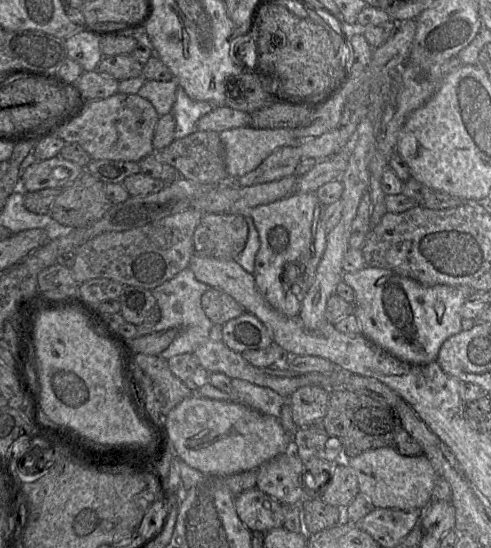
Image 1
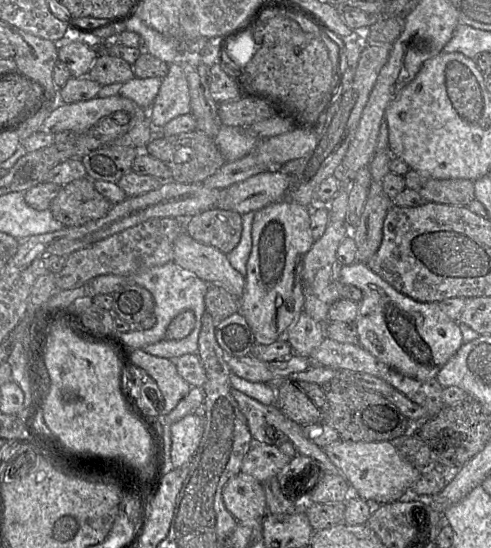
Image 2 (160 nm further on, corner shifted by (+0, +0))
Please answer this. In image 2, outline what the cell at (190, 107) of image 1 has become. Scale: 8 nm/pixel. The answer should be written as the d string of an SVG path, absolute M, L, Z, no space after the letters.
M168 64L167 75L162 79L159 92L152 107L148 110L149 119L154 128L160 130L165 124L175 117L191 112L188 82L183 69L179 64Z

